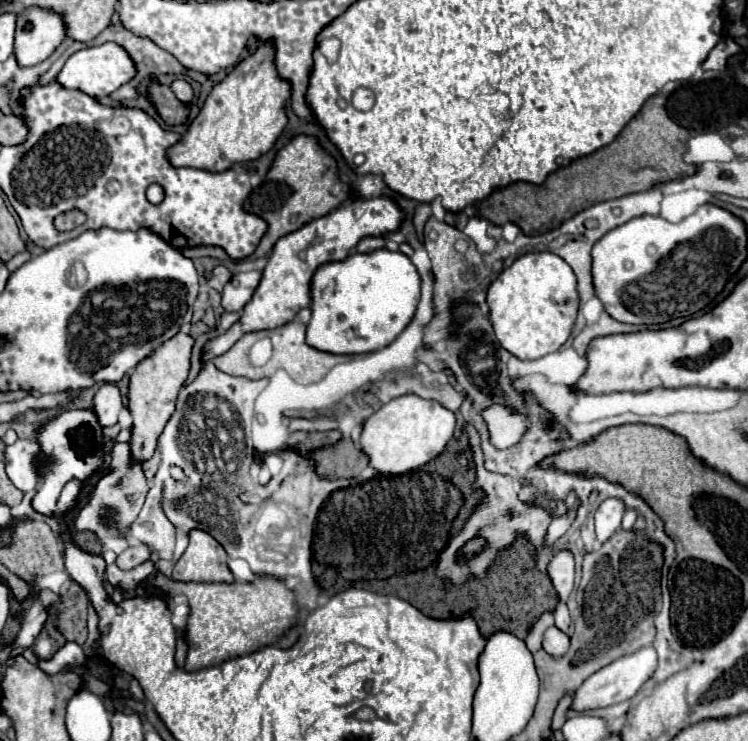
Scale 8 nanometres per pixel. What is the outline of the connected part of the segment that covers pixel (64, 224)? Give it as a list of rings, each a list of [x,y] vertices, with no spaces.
[[[67,211],[67,213],[59,215],[55,219],[55,223],[57,223],[57,229],[59,231],[71,231],[77,225],[83,225],[85,223],[85,213],[83,211]]]

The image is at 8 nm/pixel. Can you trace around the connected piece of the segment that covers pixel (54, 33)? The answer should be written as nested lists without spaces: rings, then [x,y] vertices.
[[[29,7],[17,17],[15,57],[19,65],[37,65],[45,61],[65,37],[65,15],[41,7]]]

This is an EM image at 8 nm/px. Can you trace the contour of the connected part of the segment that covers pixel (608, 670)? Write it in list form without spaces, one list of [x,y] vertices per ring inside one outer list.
[[[643,647],[631,655],[619,657],[617,661],[613,661],[611,665],[599,669],[597,673],[593,673],[573,695],[573,709],[575,711],[587,711],[587,709],[599,709],[599,707],[607,707],[607,705],[615,705],[621,701],[631,699],[641,685],[655,673],[657,669],[657,651],[653,647]]]

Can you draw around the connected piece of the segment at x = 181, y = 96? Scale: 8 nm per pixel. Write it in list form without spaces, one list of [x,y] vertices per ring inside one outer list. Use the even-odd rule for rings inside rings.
[[[175,79],[173,83],[171,83],[171,91],[177,95],[177,99],[179,101],[183,101],[183,103],[189,103],[191,99],[193,99],[193,87],[189,85],[189,83],[181,83],[179,79]]]

